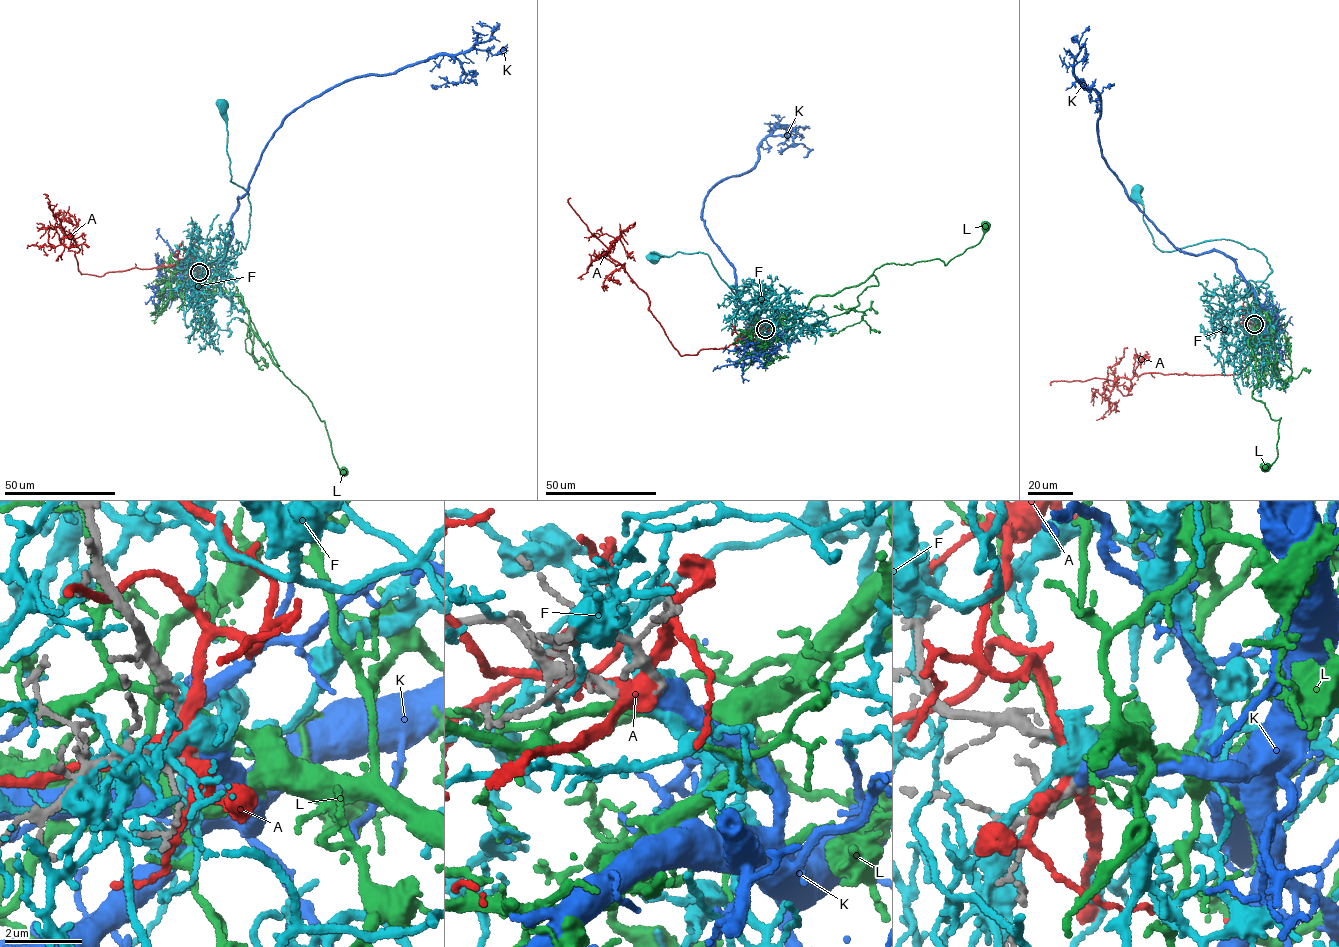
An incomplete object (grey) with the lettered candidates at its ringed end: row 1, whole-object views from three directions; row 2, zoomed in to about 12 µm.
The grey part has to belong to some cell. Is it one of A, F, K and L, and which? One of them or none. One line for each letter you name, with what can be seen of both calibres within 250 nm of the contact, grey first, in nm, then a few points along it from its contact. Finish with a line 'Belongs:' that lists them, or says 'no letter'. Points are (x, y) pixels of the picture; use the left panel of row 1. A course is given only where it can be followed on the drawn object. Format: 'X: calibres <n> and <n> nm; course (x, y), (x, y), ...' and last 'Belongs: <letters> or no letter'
K: calibres 240 and 550 nm; course (199, 272), (222, 262), (238, 199), (248, 193), (282, 120), (352, 79), (465, 53), (491, 34), (476, 23)
Belongs: K

